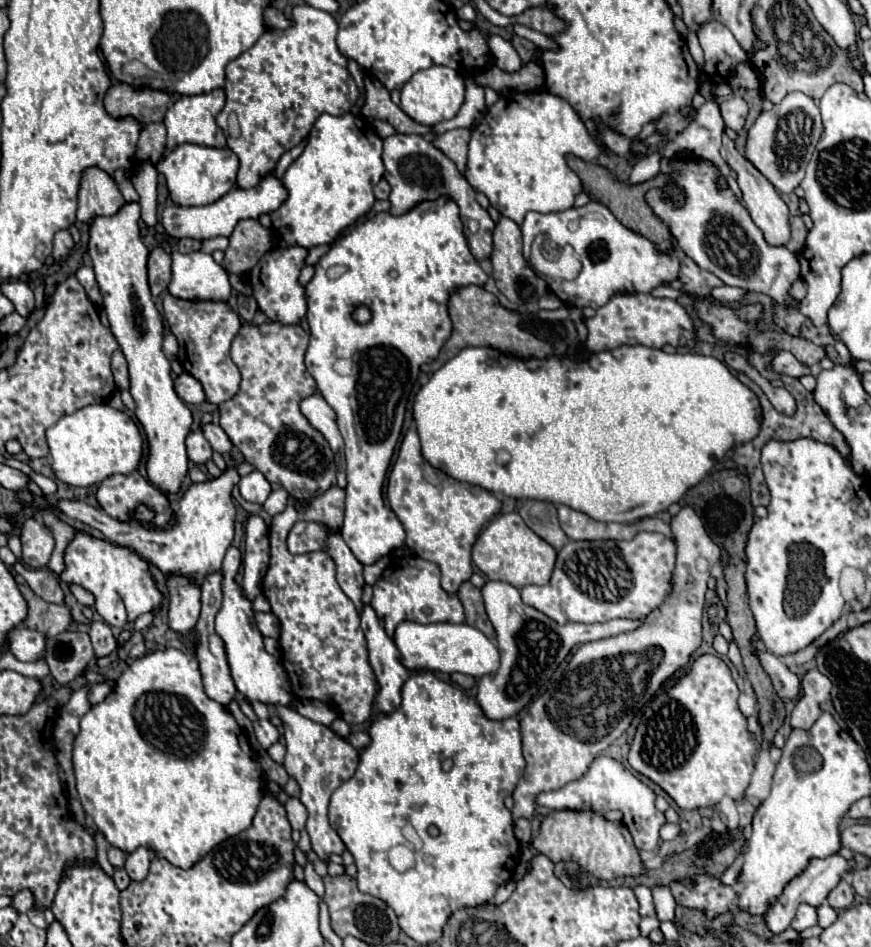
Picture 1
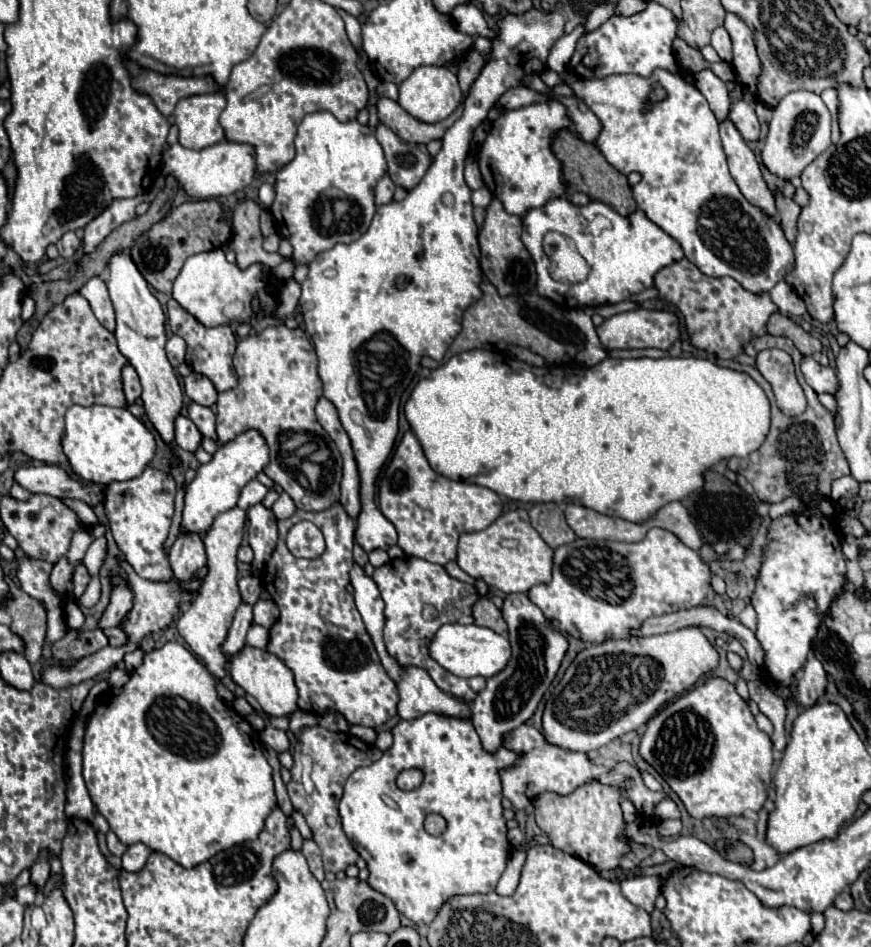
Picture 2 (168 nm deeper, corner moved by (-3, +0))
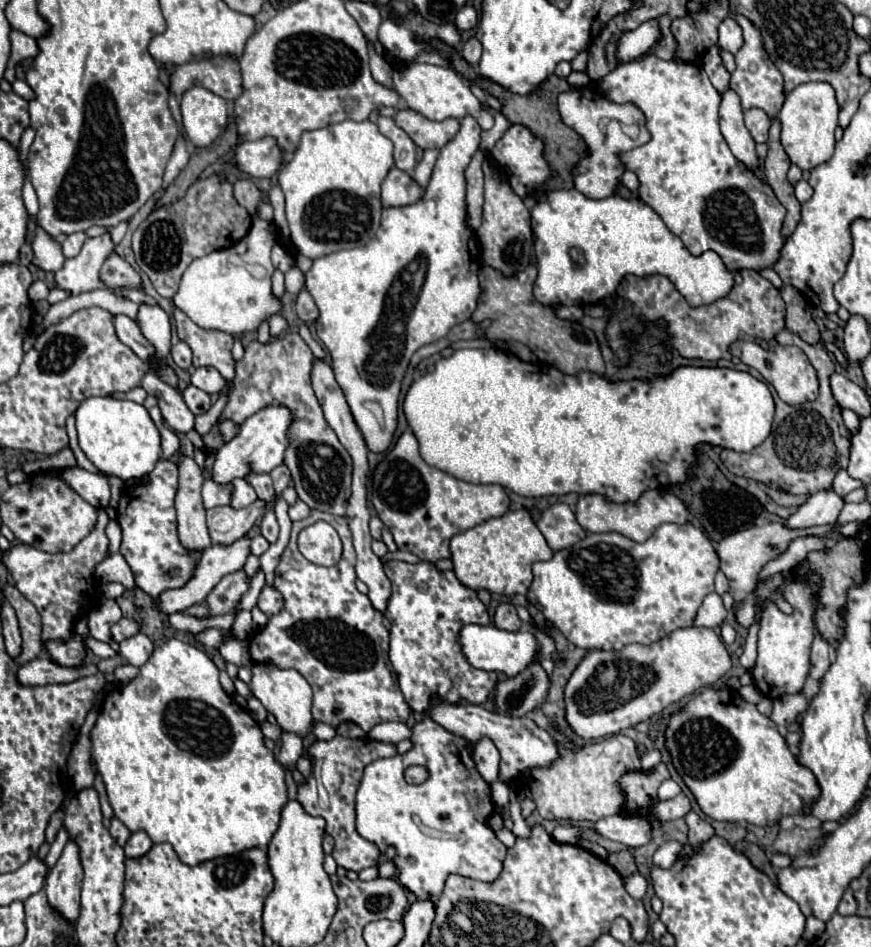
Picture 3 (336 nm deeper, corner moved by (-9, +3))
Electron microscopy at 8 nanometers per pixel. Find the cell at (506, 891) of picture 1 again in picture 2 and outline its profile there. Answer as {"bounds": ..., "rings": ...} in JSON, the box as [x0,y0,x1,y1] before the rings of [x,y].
{"bounds":[495,850,525,896],"rings":[[[513,850],[511,858],[507,862],[507,868],[505,868],[505,872],[503,872],[503,876],[501,876],[501,880],[499,880],[497,888],[495,888],[497,894],[511,896],[517,890],[523,862],[525,862],[525,850]]]}

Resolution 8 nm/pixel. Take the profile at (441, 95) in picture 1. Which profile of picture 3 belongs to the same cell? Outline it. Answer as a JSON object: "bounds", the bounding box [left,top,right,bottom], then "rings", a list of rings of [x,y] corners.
{"bounds":[393,63,494,130],"rings":[[[409,63],[401,71],[393,73],[393,87],[401,95],[403,103],[421,113],[423,117],[431,121],[443,121],[449,117],[463,119],[465,115],[473,115],[479,126],[483,130],[489,130],[494,125],[494,117],[491,113],[481,109],[479,99],[471,93],[469,85],[449,67],[437,67],[437,65],[427,65],[427,63]]]}

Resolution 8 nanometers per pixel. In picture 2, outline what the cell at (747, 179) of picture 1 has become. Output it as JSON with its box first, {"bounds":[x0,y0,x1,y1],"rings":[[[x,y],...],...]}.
{"bounds":[719,120,777,216],"rings":[[[723,120],[719,124],[719,134],[721,134],[725,154],[727,154],[731,176],[737,182],[741,194],[751,204],[759,206],[765,214],[777,216],[773,192],[767,188],[759,170],[759,162],[755,154],[749,150],[743,136],[739,134],[739,130],[735,128],[735,124],[731,120]]]}

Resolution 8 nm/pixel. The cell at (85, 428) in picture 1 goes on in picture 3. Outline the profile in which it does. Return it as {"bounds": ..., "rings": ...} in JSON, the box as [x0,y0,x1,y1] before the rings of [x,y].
{"bounds":[75,397,161,481],"rings":[[[89,397],[75,411],[75,419],[79,447],[103,475],[127,481],[153,471],[161,451],[161,437],[143,405],[111,397]]]}

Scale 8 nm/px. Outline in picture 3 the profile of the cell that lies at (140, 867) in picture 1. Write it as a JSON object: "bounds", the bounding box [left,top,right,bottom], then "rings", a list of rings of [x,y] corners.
{"bounds":[125,831,153,859],"rings":[[[137,831],[137,833],[133,833],[131,839],[127,841],[127,845],[125,845],[125,855],[127,855],[129,859],[139,859],[139,857],[143,857],[151,847],[153,847],[153,841],[149,839],[149,835],[147,835],[145,831]]]}

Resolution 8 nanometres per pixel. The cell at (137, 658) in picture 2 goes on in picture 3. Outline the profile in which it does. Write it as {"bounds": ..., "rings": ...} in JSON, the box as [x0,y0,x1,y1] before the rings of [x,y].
{"bounds":[119,633,153,667],"rings":[[[137,633],[137,635],[121,641],[119,647],[121,647],[121,649],[119,649],[121,657],[123,657],[127,663],[135,665],[135,667],[141,667],[141,665],[151,657],[151,653],[153,653],[153,643],[151,643],[149,637],[143,635],[143,633]]]}

